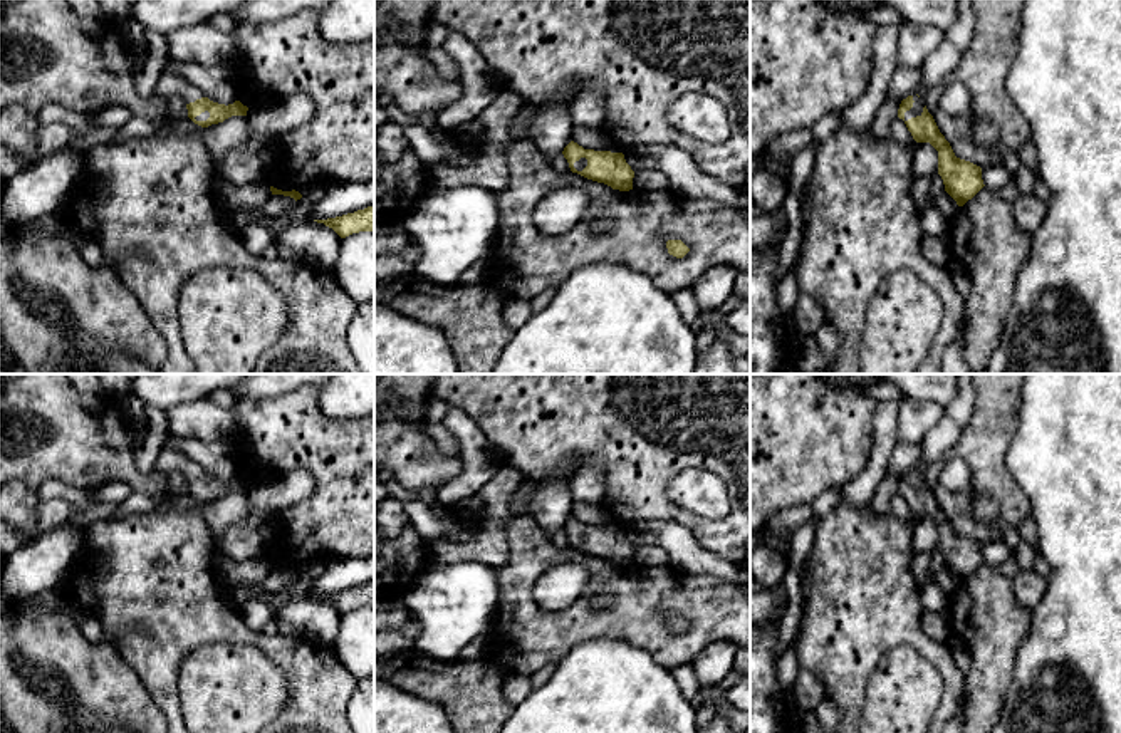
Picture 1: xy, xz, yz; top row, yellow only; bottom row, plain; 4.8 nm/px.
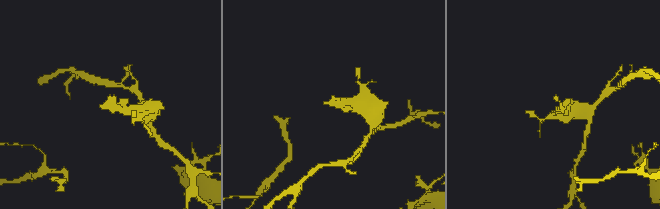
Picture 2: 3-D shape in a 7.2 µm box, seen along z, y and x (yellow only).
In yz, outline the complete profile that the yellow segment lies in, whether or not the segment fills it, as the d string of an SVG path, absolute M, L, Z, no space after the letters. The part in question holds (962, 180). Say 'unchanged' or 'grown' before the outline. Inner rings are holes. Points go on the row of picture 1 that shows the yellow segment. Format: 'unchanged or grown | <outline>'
grown | M918 94L901 101L898 117L905 121L916 143L930 143L938 151L938 174L943 179L945 191L958 206L963 206L985 186L982 168L955 156Z

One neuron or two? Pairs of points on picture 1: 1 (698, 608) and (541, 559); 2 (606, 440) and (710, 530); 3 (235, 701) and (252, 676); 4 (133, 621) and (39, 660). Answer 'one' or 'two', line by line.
1: one
2: one
3: one
4: two

